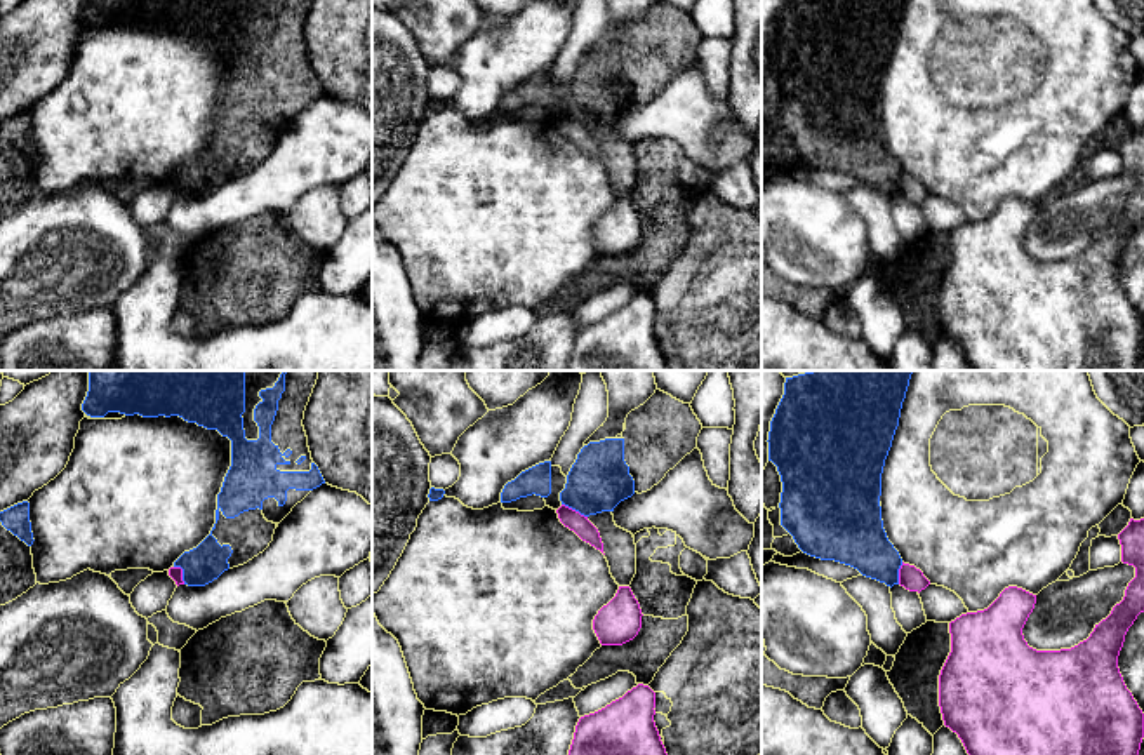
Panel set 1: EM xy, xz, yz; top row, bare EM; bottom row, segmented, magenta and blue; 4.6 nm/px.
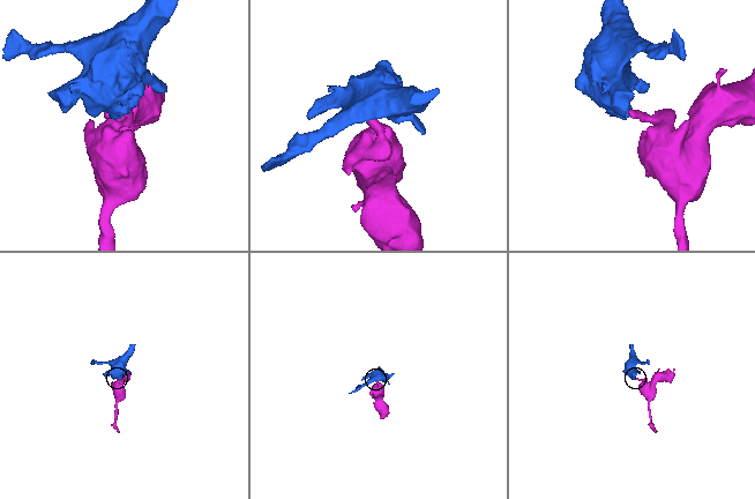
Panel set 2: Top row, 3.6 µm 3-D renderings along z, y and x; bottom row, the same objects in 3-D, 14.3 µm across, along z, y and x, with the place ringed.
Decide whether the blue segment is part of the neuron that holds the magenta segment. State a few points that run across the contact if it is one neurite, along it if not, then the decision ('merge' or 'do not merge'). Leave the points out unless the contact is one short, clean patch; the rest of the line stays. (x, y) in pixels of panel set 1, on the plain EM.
xz (562, 113), (586, 127) | do not merge

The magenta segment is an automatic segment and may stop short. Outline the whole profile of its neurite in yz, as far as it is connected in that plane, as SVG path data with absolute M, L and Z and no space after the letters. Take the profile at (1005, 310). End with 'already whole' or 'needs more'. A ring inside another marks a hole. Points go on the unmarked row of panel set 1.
M1130 129L1118 150L1121 172L1135 177L1135 188L1111 224L1071 259L1036 261L1028 256L1022 238L1036 205L1017 197L1005 198L988 219L961 224L949 233L951 263L939 285L939 317L944 336L958 344L972 371L1137 371L1144 324L1123 292L1118 266L1128 238L1144 223L1144 129Z; already whole

